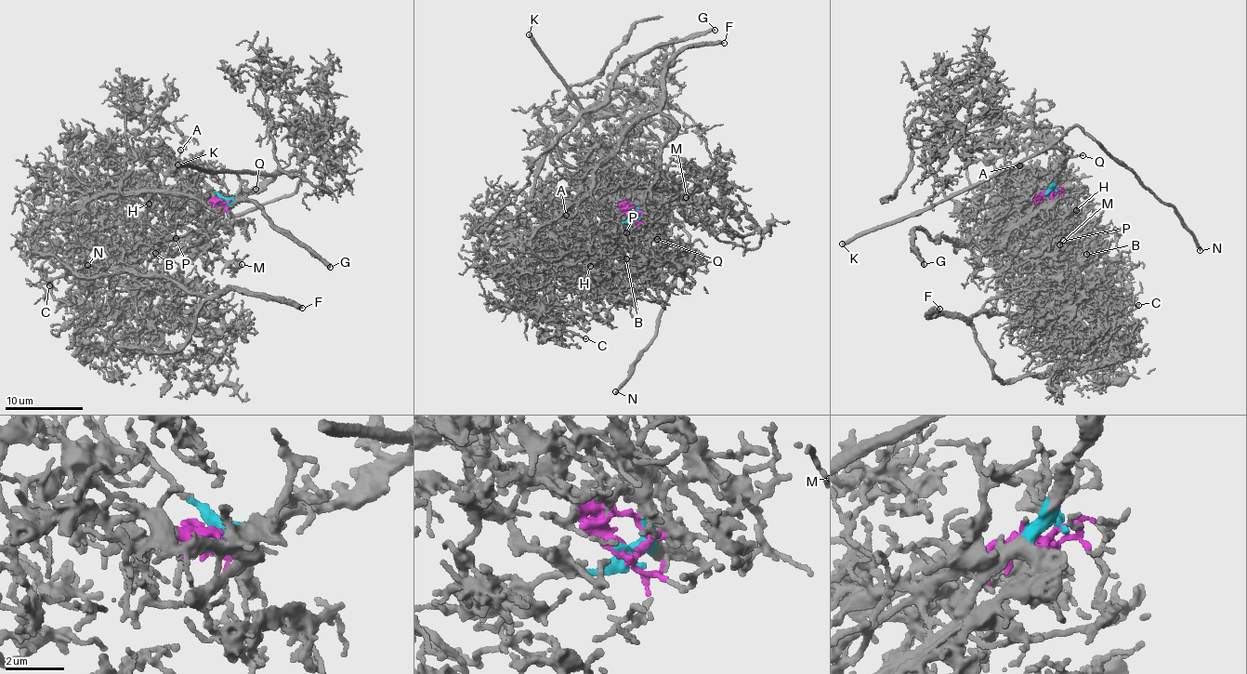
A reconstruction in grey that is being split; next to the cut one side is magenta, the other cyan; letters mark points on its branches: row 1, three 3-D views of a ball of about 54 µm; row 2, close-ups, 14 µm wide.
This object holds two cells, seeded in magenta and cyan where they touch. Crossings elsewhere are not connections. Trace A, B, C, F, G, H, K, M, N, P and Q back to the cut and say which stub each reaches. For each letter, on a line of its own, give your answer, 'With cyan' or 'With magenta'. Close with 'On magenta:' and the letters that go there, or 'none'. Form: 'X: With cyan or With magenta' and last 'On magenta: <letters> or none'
A: With magenta
B: With magenta
C: With magenta
F: With magenta
G: With magenta
H: With magenta
K: With cyan
M: With magenta
N: With cyan
P: With magenta
Q: With cyan
On magenta: A, B, C, F, G, H, M, P

